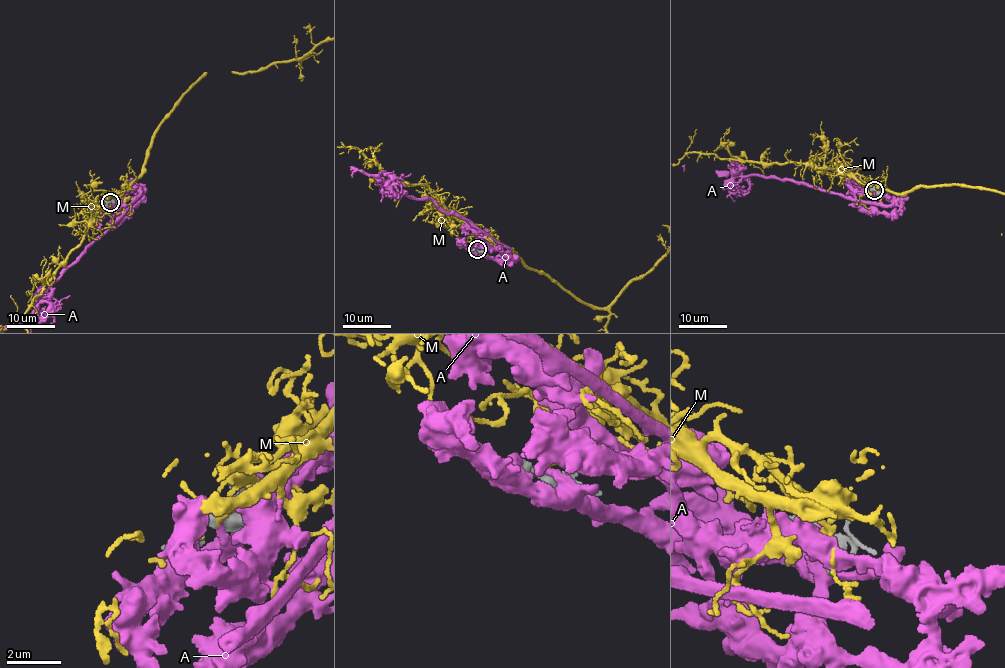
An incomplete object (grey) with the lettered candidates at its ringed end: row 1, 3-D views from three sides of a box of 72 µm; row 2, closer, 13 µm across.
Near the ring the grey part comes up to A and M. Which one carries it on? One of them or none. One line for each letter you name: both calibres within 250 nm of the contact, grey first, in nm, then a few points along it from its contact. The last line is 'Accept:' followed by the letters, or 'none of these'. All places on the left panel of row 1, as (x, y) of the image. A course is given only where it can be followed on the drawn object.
M: 360/240 nm
Accept: M

